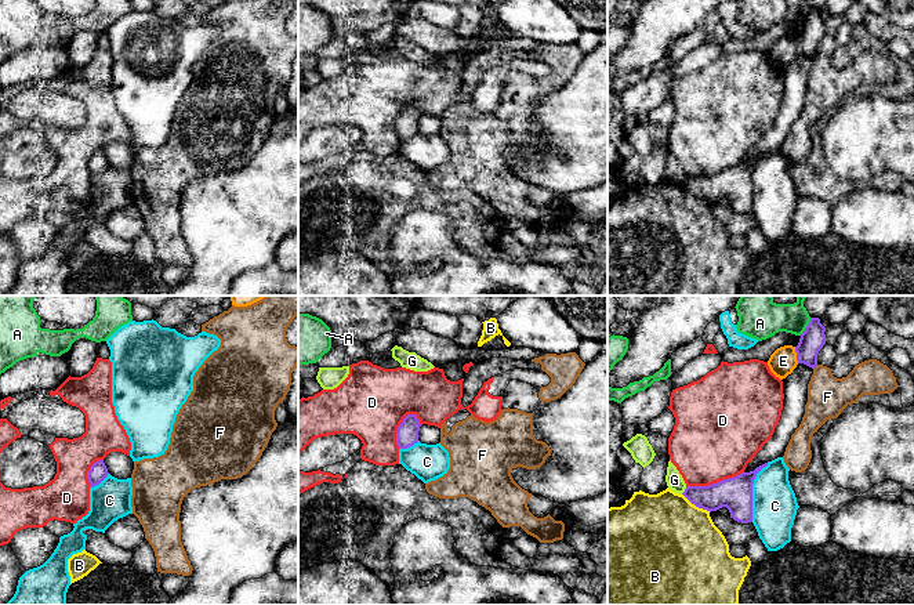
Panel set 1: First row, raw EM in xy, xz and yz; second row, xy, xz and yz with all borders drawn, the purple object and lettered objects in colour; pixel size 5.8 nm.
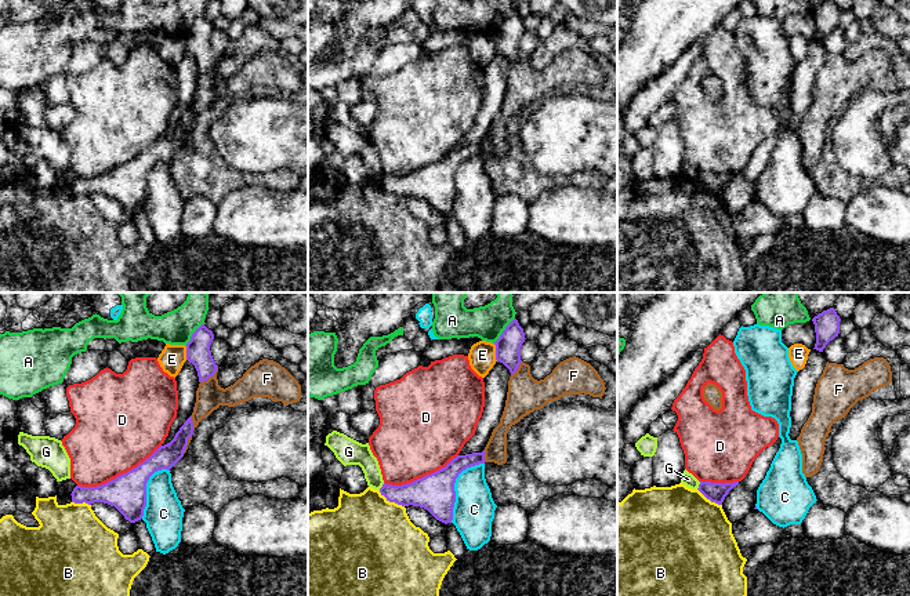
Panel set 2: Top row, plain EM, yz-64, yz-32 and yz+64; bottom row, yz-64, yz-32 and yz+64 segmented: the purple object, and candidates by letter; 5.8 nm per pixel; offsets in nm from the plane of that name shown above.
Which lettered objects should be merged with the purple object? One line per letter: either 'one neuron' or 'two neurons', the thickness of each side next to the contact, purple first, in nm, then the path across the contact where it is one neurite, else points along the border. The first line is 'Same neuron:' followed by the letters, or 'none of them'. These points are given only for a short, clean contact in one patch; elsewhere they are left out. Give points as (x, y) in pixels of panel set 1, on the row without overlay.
Same neuron: none of them
A: two neurons; 140 nm thick on the purple side, 170 nm on the other; border along yz (812, 8), (800, 25)
B: two neurons; 190 nm thick on the purple side, 500 nm on the other; border along yz (682, 184), (696, 196), (710, 202)
C: two neurons; 190 nm thick on the purple side, 260 nm on the other; border along yz (769, 152), (757, 165), (753, 174), (751, 212)
D: two neurons; 190 nm thick on the purple side, 480 nm on the other
E: two neurons; 140 nm thick on the purple side, 160 nm on the other
F: two neurons; 140 nm thick on the purple side, 240 nm on the other
G: two neurons; 160 nm thick on the purple side, 100 nm on the other; border along yz (686, 177), (681, 184)

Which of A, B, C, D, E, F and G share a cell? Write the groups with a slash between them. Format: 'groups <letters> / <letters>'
groups A / B / C / D / E / F / G

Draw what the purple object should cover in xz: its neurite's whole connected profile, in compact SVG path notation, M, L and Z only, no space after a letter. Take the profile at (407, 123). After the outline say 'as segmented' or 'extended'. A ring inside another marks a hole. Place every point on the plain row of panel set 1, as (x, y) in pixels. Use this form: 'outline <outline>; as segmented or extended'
outline M407 105L396 122L396 134L399 140L407 140L418 133L420 111L416 105Z; as segmented

